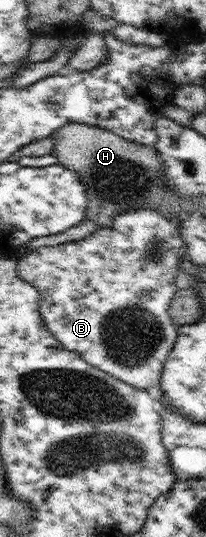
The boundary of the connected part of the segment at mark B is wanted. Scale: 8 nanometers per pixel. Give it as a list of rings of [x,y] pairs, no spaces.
[[[155,208],[121,213],[114,217],[109,227],[102,227],[78,241],[31,250],[19,257],[16,265],[19,277],[40,293],[41,317],[50,334],[65,349],[76,351],[89,366],[129,386],[154,393],[160,386],[162,365],[167,362],[178,336],[169,306],[178,292],[175,278],[182,271],[180,261],[187,256],[181,215],[166,216]]]

